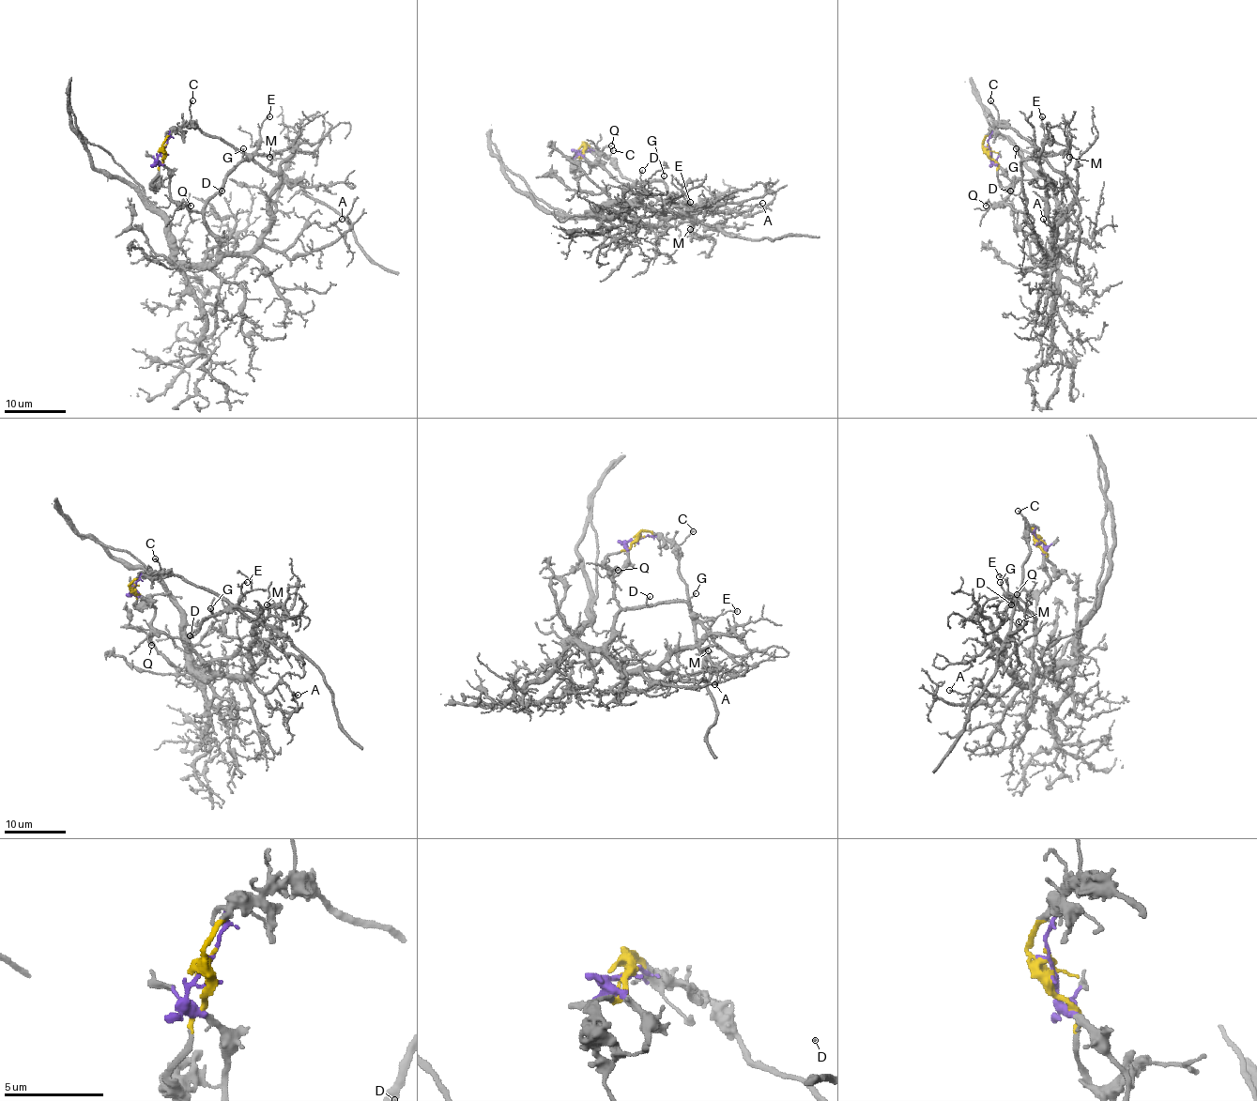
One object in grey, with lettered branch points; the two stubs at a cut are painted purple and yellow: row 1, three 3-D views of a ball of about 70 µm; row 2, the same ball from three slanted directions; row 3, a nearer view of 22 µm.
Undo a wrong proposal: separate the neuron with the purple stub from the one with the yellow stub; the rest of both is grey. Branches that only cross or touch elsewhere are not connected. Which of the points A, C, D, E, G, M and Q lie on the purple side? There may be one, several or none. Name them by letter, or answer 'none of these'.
A, D, E, G, M, Q

